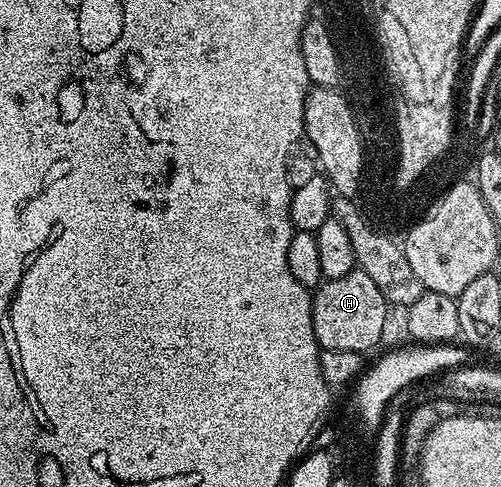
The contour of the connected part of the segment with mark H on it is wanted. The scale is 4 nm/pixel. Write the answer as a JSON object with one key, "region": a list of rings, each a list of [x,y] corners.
{"region":[[[353,270],[342,278],[325,279],[310,296],[310,323],[314,338],[326,351],[346,350],[368,354],[384,336],[388,311],[390,305],[387,298],[374,286],[373,279],[359,270]]]}

